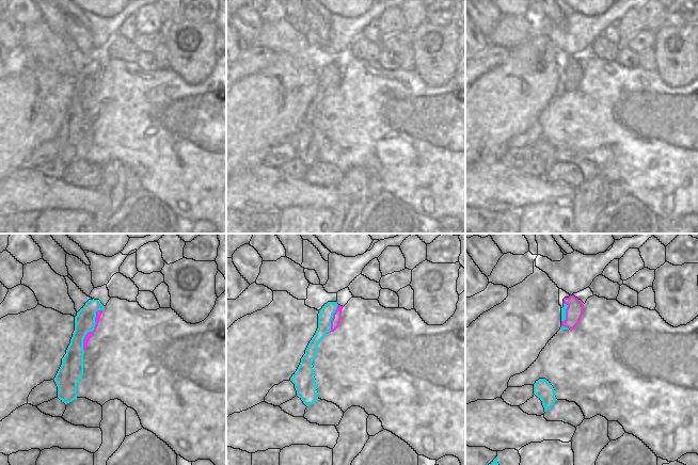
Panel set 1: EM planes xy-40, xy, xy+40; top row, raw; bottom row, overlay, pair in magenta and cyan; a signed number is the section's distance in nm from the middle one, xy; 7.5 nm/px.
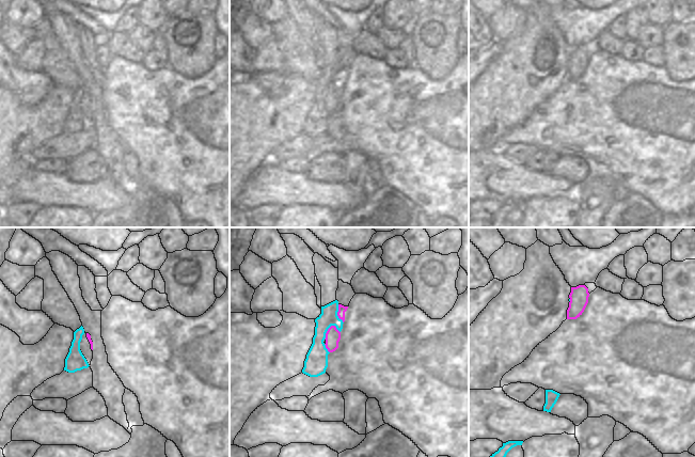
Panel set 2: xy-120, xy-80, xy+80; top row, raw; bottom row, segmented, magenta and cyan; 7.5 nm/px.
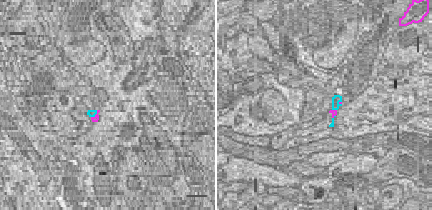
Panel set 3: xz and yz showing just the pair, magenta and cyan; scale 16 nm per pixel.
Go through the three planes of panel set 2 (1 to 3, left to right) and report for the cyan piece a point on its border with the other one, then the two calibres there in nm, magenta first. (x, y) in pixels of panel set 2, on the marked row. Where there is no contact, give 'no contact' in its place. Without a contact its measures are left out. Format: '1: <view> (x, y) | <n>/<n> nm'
1: no contact
2: xy-80 (329, 328) | 110/160 nm
3: no contact

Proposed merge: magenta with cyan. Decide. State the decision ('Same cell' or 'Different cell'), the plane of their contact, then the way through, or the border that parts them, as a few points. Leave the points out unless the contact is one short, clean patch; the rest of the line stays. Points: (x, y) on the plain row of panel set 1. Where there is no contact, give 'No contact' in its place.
Different cell. Touches magenta in xy-40. Boundary: xy-40 (101, 70), (95, 74), (95, 86), (83, 100), (83, 111).

